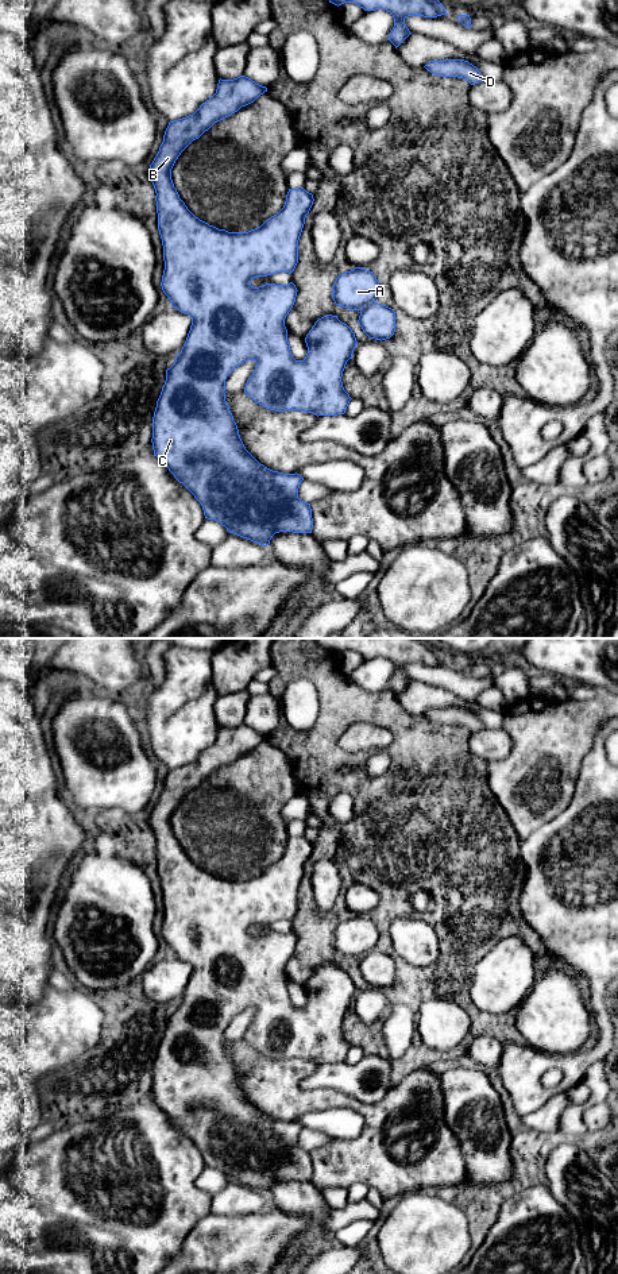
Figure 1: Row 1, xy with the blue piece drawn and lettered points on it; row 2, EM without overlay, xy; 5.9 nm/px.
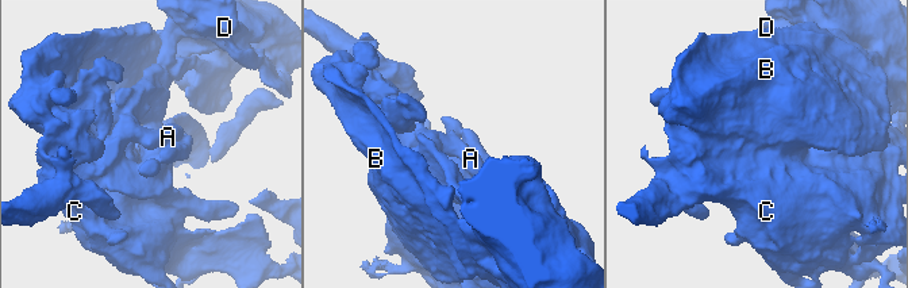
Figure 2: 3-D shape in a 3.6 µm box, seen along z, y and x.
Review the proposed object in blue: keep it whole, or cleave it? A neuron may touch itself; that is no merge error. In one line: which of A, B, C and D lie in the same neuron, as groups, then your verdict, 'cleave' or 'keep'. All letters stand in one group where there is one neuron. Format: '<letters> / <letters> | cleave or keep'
A B C D | keep

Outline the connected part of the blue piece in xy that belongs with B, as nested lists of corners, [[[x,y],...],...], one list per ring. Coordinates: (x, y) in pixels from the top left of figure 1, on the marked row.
[[[246,76],[233,80],[219,80],[216,93],[186,117],[170,121],[157,157],[150,165],[150,178],[155,189],[158,229],[163,246],[165,270],[162,290],[177,310],[192,317],[190,331],[174,364],[166,370],[166,381],[152,417],[152,449],[157,456],[201,503],[204,516],[227,528],[229,533],[267,547],[275,533],[312,533],[313,518],[310,503],[298,498],[298,489],[304,478],[300,474],[283,474],[260,464],[244,447],[233,416],[225,401],[225,379],[247,360],[256,363],[248,378],[244,393],[256,404],[275,412],[301,410],[318,416],[344,414],[352,399],[344,390],[341,377],[345,364],[352,359],[358,344],[352,329],[337,316],[327,314],[318,318],[305,337],[308,354],[304,360],[296,360],[287,341],[285,318],[291,310],[297,287],[266,283],[254,287],[251,281],[275,273],[291,274],[298,263],[298,240],[305,217],[313,205],[313,194],[301,189],[289,189],[283,208],[260,227],[248,232],[228,232],[219,229],[196,217],[179,198],[171,179],[171,169],[181,153],[215,123],[237,112],[242,107],[254,103],[267,92]]]

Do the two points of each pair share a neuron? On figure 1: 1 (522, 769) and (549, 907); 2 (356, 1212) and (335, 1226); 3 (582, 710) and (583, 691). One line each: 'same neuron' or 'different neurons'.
1: different neurons
2: same neuron
3: different neurons

